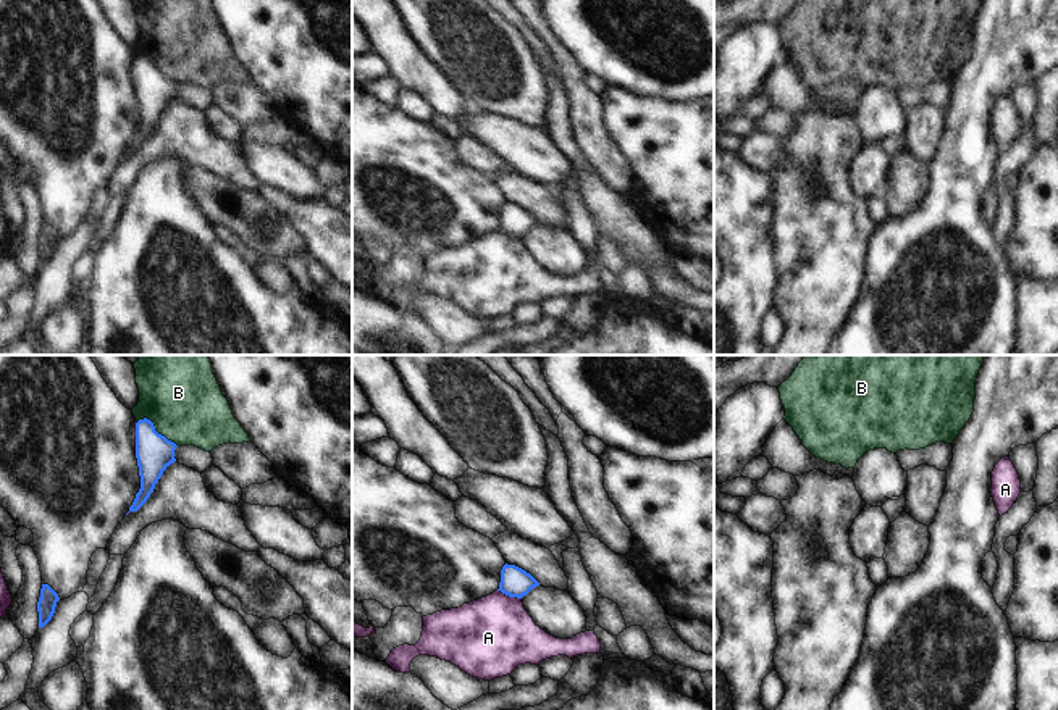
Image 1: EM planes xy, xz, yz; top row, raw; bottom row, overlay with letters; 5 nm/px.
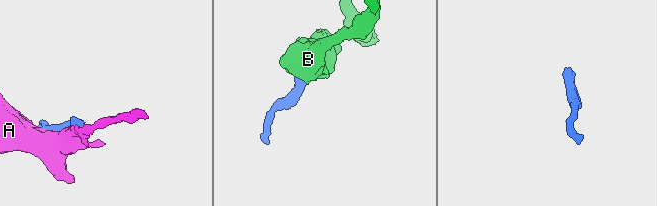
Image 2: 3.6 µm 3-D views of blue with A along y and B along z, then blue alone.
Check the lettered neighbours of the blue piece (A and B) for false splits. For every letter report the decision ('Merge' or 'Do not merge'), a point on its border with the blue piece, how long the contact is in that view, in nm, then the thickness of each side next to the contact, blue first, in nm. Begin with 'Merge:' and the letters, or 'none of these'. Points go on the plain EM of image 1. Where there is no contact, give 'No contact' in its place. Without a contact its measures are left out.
Merge: none of these
A: Do not merge. Touches blue at xz (509, 234). Shared border 130 nm. Thickness 140 nm (blue) against 400 nm
B: Do not merge. Touches blue at xy (155, 70). Shared border 240 nm. Thickness 190 nm (blue) against 380 nm

